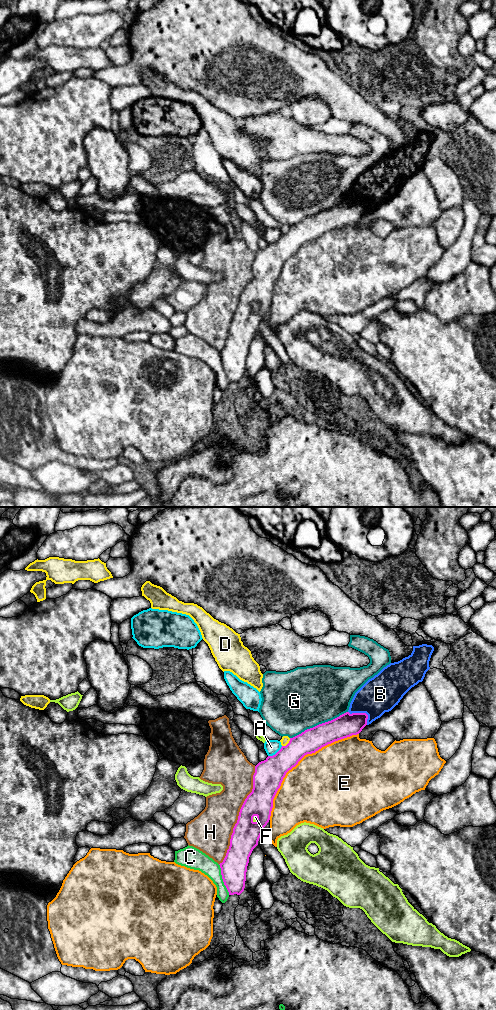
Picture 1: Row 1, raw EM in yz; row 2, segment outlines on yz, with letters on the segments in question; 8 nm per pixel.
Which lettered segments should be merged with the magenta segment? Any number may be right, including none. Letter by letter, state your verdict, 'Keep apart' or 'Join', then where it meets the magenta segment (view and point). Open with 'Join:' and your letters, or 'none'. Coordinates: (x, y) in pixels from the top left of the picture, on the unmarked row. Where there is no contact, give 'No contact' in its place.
Join: none
A: Keep apart. Touches magenta at yz (276, 241)
B: Keep apart. Touches magenta at yz (362, 201)
C: Keep apart. Touches magenta at yz (222, 366)
D: Keep apart. Touches magenta at yz (288, 231)
E: Keep apart. Touches magenta at yz (299, 248)
F: Keep apart. Touches magenta at yz (257, 307)
G: Keep apart. Touches magenta at yz (319, 212)
H: Keep apart. Touches magenta at yz (239, 303)

